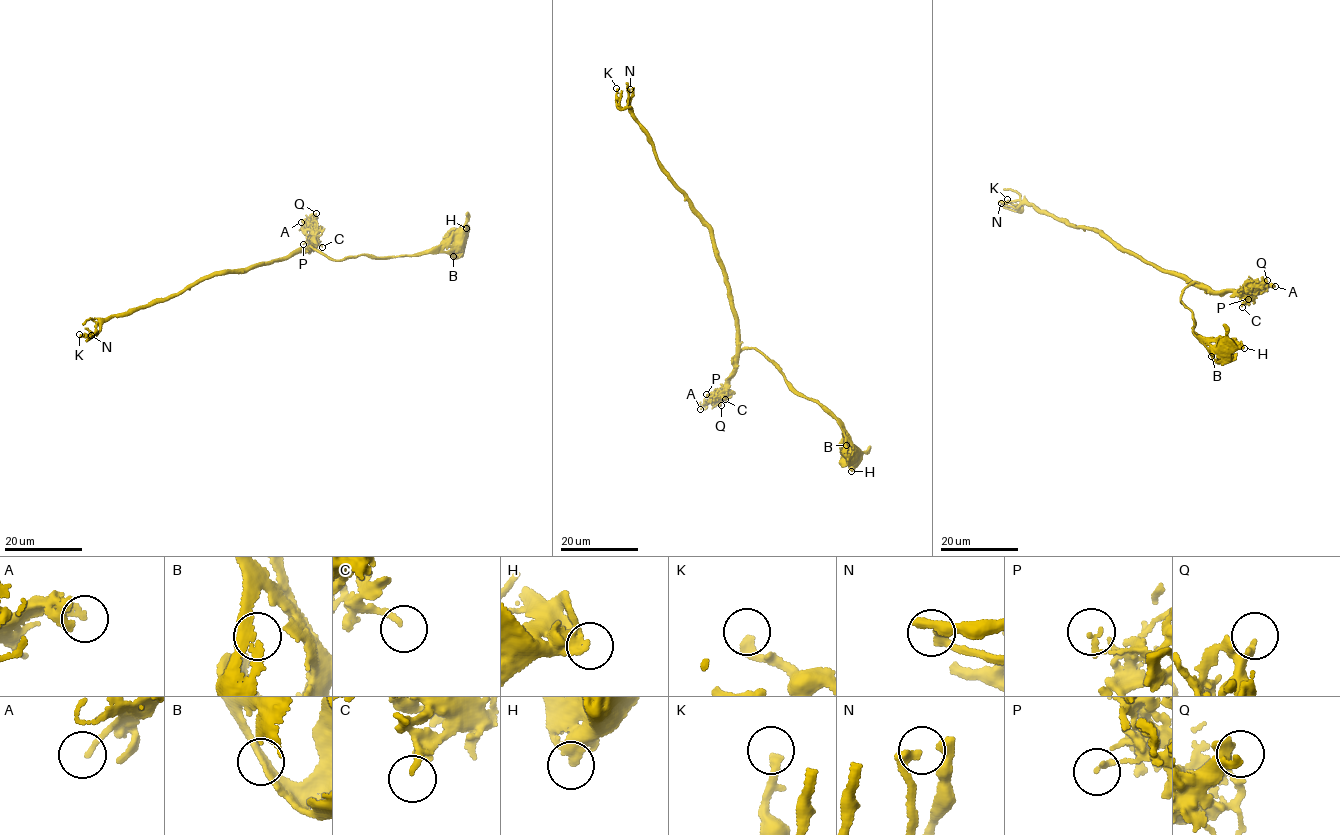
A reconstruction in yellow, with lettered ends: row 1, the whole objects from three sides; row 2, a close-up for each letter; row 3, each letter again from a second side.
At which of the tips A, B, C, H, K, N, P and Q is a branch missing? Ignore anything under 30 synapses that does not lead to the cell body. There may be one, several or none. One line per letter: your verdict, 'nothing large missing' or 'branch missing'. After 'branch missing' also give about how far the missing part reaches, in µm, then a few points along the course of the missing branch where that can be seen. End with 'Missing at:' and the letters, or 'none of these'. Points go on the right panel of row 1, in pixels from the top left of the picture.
A: nothing large missing
B: nothing large missing
C: nothing large missing
H: nothing large missing
K: nothing large missing
N: nothing large missing
P: nothing large missing
Q: nothing large missing
Missing at: none of these

